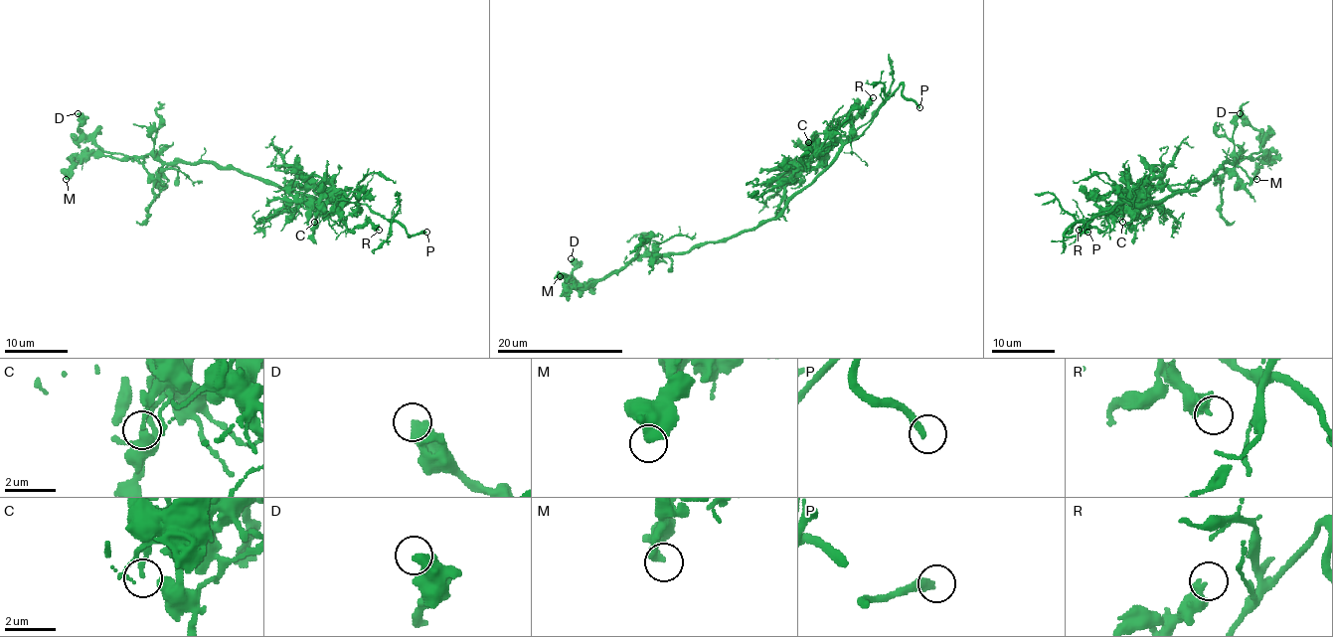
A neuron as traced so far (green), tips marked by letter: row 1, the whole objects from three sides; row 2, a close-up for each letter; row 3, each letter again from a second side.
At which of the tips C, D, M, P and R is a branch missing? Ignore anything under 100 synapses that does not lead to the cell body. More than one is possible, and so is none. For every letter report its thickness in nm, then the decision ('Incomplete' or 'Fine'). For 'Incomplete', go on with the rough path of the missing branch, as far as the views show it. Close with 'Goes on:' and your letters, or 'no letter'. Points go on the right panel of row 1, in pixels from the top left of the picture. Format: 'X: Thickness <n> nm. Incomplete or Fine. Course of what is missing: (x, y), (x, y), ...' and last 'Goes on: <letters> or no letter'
C: Thickness 140 nm. Fine
D: Thickness 550 nm. Fine
M: Thickness 360 nm. Fine
P: Thickness 320 nm. Incomplete. Course of what is missing: (1087, 232), (1125, 269), (1135, 272), (1151, 271)
R: Thickness 320 nm. Fine
Goes on: P

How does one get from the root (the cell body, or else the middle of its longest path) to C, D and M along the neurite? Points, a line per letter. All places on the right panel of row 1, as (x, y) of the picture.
C: (1206, 181), (1195, 189), (1179, 191), (1159, 200), (1140, 199), (1124, 214), (1122, 222)
D: (1206, 181), (1227, 162), (1237, 162), (1238, 156), (1255, 154), (1264, 141), (1264, 137), (1240, 113)
M: (1206, 181), (1227, 162), (1237, 162), (1238, 156), (1266, 156), (1258, 165), (1256, 179)

